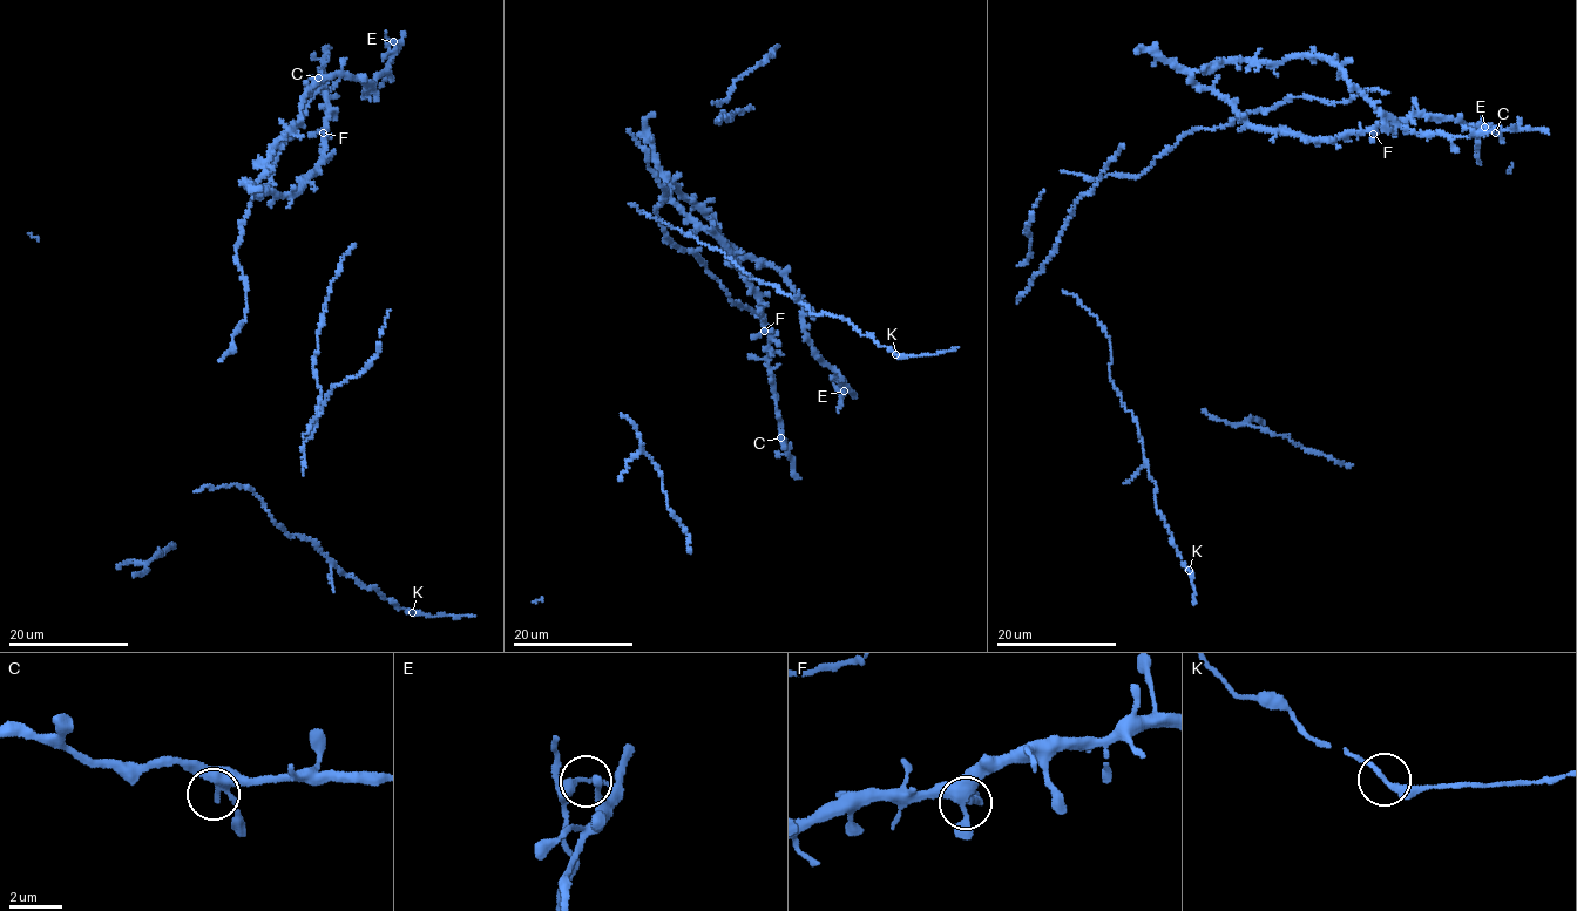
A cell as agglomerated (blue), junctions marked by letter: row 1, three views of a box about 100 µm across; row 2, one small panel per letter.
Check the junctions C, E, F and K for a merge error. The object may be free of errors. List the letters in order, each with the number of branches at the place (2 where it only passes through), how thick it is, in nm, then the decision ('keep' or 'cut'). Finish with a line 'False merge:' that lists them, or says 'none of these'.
C: 2 | 280 nm | keep
E: 2 | 240 nm | cut
F: 2 | 220 nm | keep
K: 2 | 220 nm | keep
False merge: E

